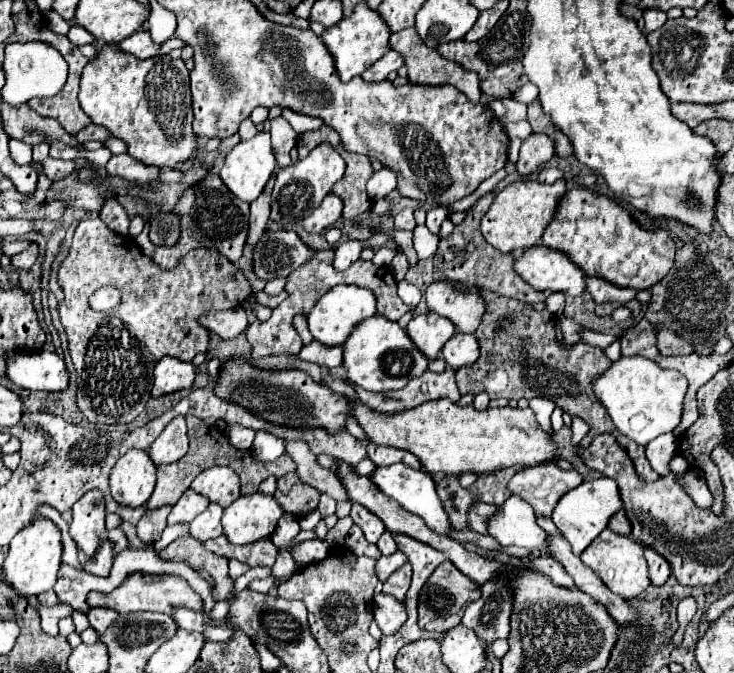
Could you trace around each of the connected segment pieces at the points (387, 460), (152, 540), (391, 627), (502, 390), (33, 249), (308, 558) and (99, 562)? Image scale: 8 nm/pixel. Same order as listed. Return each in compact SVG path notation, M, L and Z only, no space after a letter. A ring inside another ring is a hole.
M374 442L368 444L368 458L376 466L390 466L390 464L398 464L400 462L400 464L406 464L406 466L410 466L414 470L422 468L420 460L414 454L410 454L406 450L398 450L398 448L380 448Z
M162 506L158 510L148 510L144 514L144 518L140 520L140 524L136 526L138 528L138 538L146 544L156 544L166 528L166 518L170 514L172 506Z
M380 592L374 598L374 618L382 634L394 634L406 622L406 608L402 602Z
M474 286L478 294L486 300L486 314L482 316L482 322L476 330L476 338L480 344L480 358L470 366L470 370L456 370L456 384L460 394L478 394L478 392L488 392L490 398L508 398L508 400L520 400L520 398L550 398L558 408L568 412L570 416L582 418L590 426L590 434L582 440L580 446L588 446L590 440L600 434L608 432L612 434L618 444L628 452L632 458L636 472L642 480L654 482L660 478L656 474L644 454L644 446L636 444L634 440L626 438L616 430L616 426L610 422L610 416L606 414L606 408L594 398L592 384L606 366L610 366L610 360L604 356L600 348L590 348L590 344L582 342L570 348L570 356L566 356L566 348L562 348L556 342L554 334L554 316L550 312L536 312L532 306L512 300L512 298L502 298L494 292L482 290ZM502 318L512 320L510 326L502 328L500 322Z
M30 244L26 250L22 250L20 254L14 254L12 258L10 258L10 264L14 266L14 268L22 268L22 270L28 270L34 262L36 262L36 258L38 258L38 246L36 244Z
M312 540L312 542L304 542L304 544L298 544L296 548L292 548L292 554L294 554L296 562L314 564L314 562L320 562L322 558L326 558L326 554L330 554L330 546L322 540Z
M106 540L104 544L102 544L102 548L100 548L100 552L96 552L92 558L88 558L86 554L82 556L80 554L80 562L82 562L82 566L84 566L84 570L86 572L90 572L90 574L96 574L96 576L108 576L110 574L110 568L112 568L112 548L110 548L112 544Z

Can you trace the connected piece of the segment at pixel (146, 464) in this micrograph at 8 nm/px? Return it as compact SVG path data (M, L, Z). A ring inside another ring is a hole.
M130 450L110 472L110 494L122 506L138 508L146 504L154 486L156 466L144 450Z

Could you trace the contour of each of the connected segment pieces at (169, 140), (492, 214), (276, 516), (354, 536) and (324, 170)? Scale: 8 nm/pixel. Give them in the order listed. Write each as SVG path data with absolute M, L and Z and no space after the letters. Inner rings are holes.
M104 44L98 48L98 56L86 64L80 80L80 106L90 116L92 124L104 126L114 138L120 138L128 146L128 154L136 160L140 160L146 166L158 166L158 168L176 168L184 162L188 162L196 154L196 134L192 130L192 96L190 86L184 80L184 62L172 60L168 54L150 58L150 60L138 60L132 54L122 52L114 44ZM156 66L154 80L148 80L146 76Z
M520 180L520 182L508 184L506 188L502 188L496 194L494 202L490 204L488 212L484 214L484 218L480 222L482 236L486 238L488 244L492 244L496 250L500 250L504 254L510 254L518 248L526 250L526 248L538 244L544 228L554 218L556 204L564 196L564 192L566 192L564 180L558 180L554 184L542 184L536 180Z
M262 492L240 496L232 502L222 516L224 536L236 544L246 546L250 542L258 542L268 538L280 520L280 506L274 496L266 496Z
M352 524L352 528L348 530L348 534L346 534L346 546L356 554L356 556L370 556L370 558L374 558L374 560L378 560L382 554L376 550L376 544L370 544L370 542L366 542L366 538L362 536L362 530L356 526L356 524Z
M320 144L316 146L304 160L278 170L274 192L272 192L272 214L270 220L280 226L292 226L296 222L302 222L306 216L310 216L324 196L330 192L330 188L344 176L344 160L342 156L330 146Z

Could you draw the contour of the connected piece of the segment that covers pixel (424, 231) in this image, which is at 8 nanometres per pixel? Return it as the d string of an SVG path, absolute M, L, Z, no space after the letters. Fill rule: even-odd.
M417 225L413 230L413 247L417 252L418 258L423 260L434 255L440 239L439 234L433 234L425 225Z

